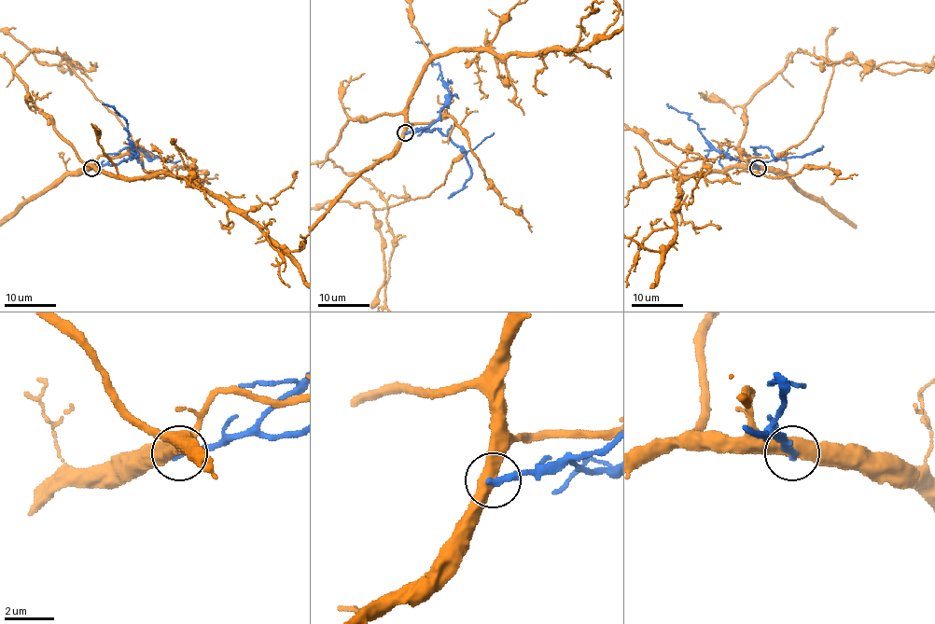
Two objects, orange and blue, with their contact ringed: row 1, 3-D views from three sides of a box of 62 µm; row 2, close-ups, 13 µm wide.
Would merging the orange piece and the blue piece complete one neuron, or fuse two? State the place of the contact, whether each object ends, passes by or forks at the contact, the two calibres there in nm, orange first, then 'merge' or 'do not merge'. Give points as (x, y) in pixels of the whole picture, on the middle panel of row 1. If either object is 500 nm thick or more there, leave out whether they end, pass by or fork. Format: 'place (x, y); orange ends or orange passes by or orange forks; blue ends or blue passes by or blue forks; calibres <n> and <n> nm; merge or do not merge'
place (405, 132); calibres 550 and 280 nm; do not merge

